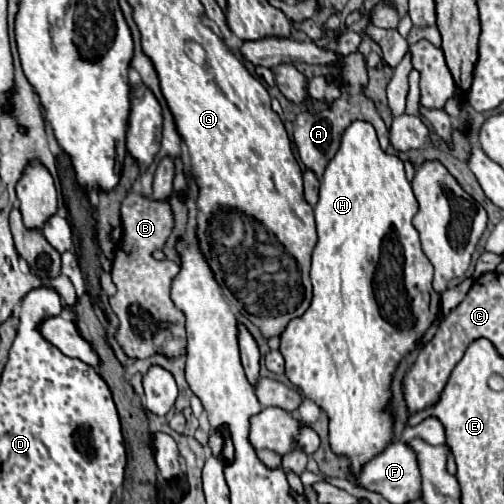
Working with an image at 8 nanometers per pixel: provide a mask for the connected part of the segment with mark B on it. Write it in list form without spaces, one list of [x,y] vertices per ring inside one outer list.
[[[131,189],[121,203],[121,223],[123,239],[117,245],[111,271],[117,293],[109,297],[111,309],[119,319],[115,339],[131,359],[153,357],[155,353],[163,353],[167,357],[181,355],[185,351],[185,317],[169,297],[171,281],[179,273],[179,265],[173,261],[153,259],[153,251],[163,247],[173,229],[169,203],[141,197]]]

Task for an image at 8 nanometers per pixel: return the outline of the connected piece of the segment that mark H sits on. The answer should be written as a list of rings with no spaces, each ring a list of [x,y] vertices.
[[[353,121],[343,137],[341,137],[341,145],[339,151],[335,153],[335,157],[329,161],[329,165],[325,167],[323,179],[321,179],[321,189],[319,189],[319,201],[315,205],[315,223],[317,223],[317,235],[319,241],[315,245],[313,251],[313,263],[311,263],[311,281],[313,281],[313,301],[311,307],[307,309],[307,313],[299,319],[293,319],[287,329],[281,335],[281,355],[285,357],[285,375],[287,379],[297,385],[303,395],[311,401],[315,401],[329,417],[329,443],[331,449],[339,455],[347,455],[351,459],[351,471],[359,473],[361,465],[365,461],[369,461],[373,455],[381,453],[389,443],[391,443],[391,415],[387,411],[389,407],[389,383],[391,383],[391,375],[397,369],[399,361],[405,357],[405,353],[411,353],[415,349],[417,339],[427,331],[427,327],[435,321],[437,313],[439,313],[439,303],[441,297],[439,293],[433,289],[431,281],[433,281],[433,265],[429,263],[429,259],[425,257],[421,243],[419,243],[419,233],[413,227],[411,219],[417,213],[417,199],[411,191],[411,183],[405,177],[405,169],[403,169],[403,161],[395,155],[389,155],[381,149],[375,127],[369,121]]]

